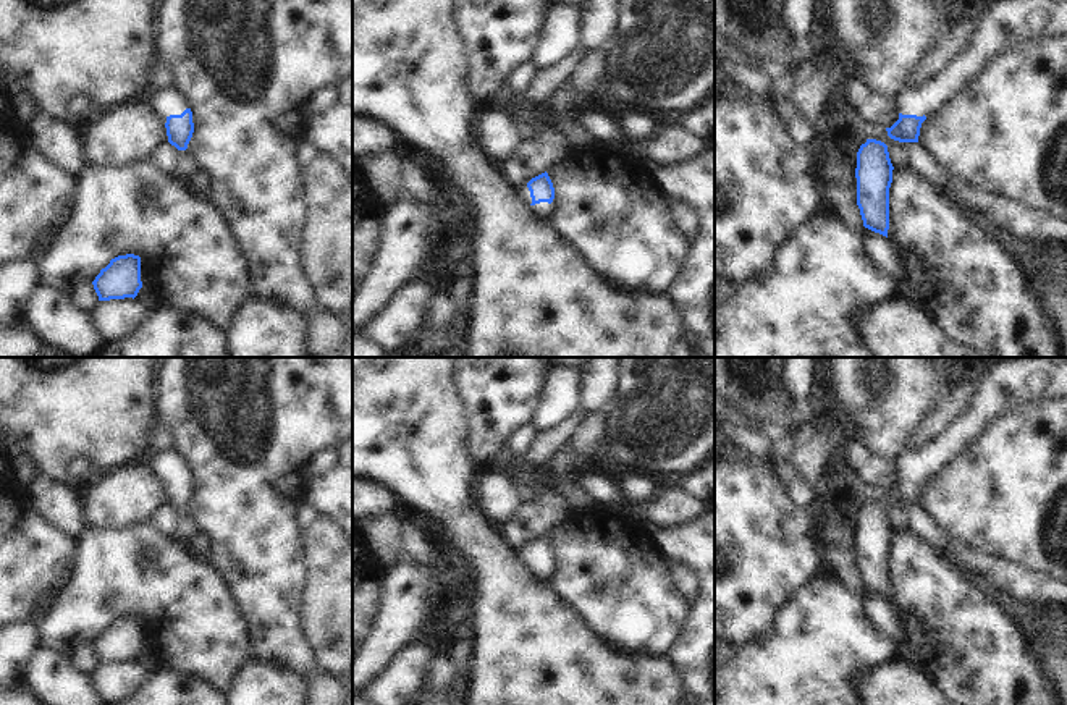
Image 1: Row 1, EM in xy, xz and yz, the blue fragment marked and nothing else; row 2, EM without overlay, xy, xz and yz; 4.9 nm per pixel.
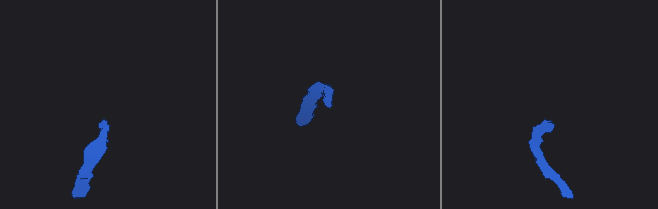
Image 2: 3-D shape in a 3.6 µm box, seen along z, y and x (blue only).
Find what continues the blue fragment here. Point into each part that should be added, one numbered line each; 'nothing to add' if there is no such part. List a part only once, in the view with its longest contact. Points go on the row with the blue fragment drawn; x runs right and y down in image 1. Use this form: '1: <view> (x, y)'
1: xz (544, 209)

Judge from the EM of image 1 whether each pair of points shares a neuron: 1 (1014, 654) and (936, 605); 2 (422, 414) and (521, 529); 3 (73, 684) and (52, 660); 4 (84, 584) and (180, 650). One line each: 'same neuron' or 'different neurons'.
1: same neuron
2: different neurons
3: same neuron
4: same neuron

